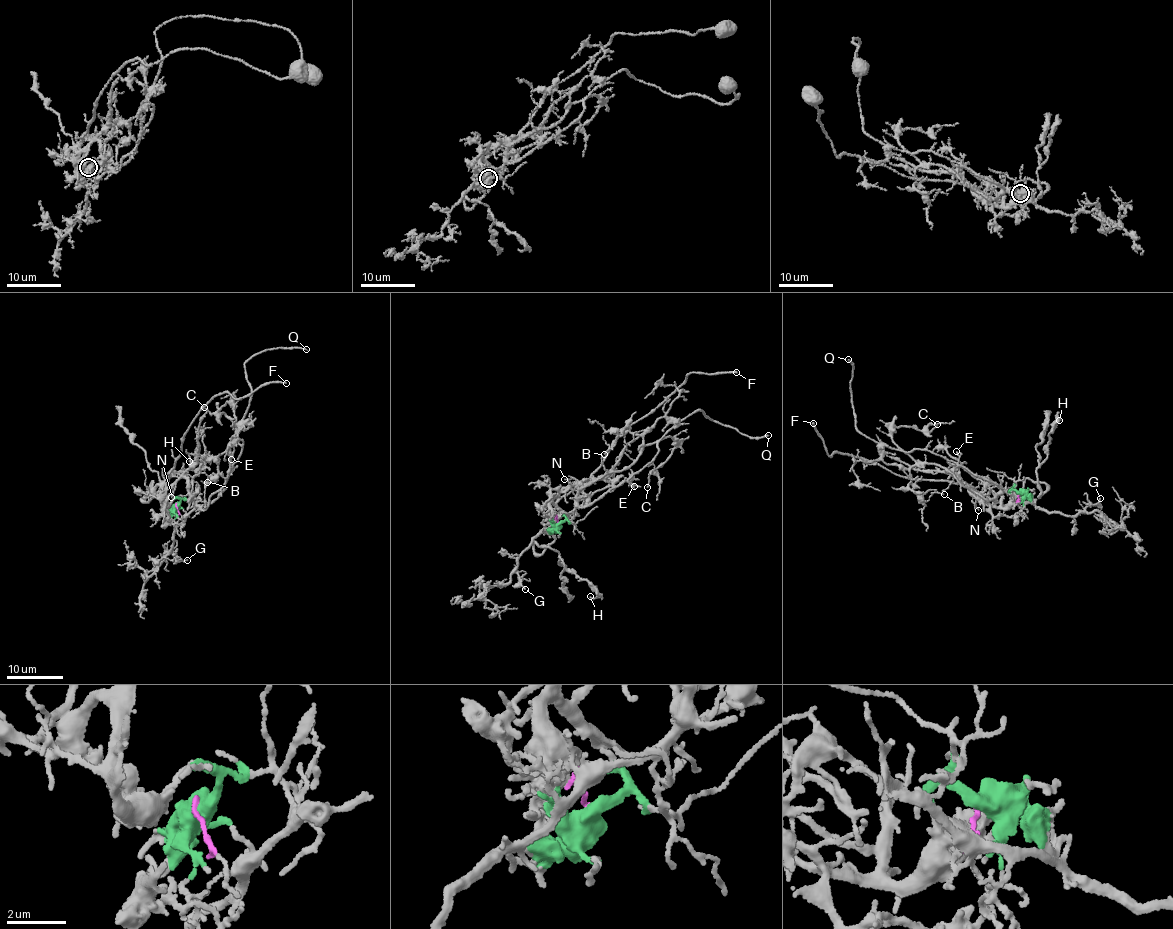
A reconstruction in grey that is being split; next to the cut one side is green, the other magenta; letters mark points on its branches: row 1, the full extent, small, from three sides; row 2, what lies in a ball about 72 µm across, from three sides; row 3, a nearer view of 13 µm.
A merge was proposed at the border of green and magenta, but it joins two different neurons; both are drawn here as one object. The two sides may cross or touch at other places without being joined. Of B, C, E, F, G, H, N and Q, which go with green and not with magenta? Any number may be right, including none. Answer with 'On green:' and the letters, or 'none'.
On green: F, H, N

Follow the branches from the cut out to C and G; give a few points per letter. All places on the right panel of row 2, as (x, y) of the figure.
C: (1019, 494), (1016, 504), (968, 469), (893, 441), (893, 429), (926, 433), (937, 424)
G: (1019, 494), (1016, 504), (1029, 502), (1048, 511), (1071, 516), (1100, 498)

